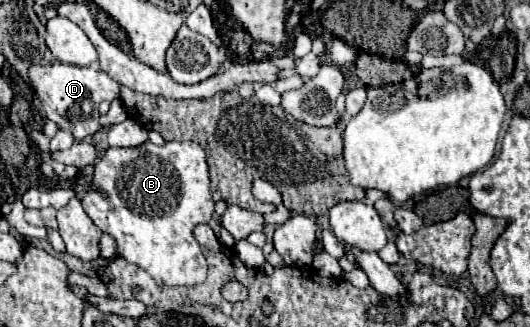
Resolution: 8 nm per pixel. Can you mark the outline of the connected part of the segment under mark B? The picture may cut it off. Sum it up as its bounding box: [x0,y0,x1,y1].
[81,142,213,286]

